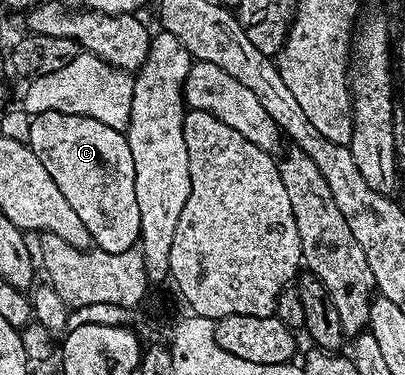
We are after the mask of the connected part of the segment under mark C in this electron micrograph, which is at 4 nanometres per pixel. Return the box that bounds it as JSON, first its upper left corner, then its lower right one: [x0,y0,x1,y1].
[26,111,140,253]

